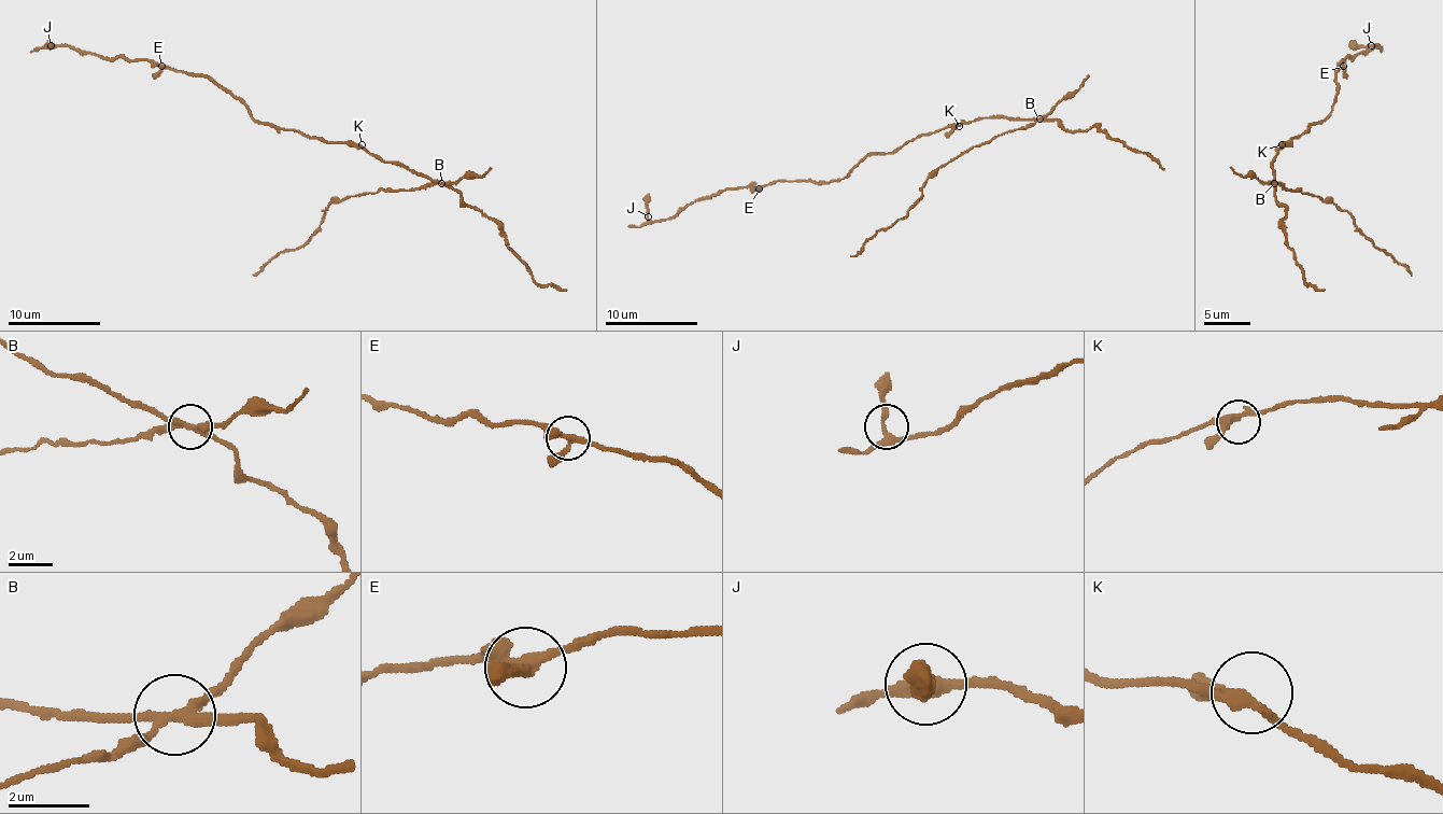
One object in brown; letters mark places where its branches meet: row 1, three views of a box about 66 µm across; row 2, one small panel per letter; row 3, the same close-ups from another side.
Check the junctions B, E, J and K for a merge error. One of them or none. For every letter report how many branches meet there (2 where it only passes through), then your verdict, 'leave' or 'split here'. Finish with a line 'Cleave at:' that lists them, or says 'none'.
B: branches 4; split here
E: branches 3; leave
J: branches 3; leave
K: branches 3; leave
Cleave at: B

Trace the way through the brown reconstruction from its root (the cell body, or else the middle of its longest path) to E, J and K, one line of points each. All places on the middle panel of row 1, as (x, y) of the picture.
E: (943, 128), (922, 134), (886, 154), (867, 154), (842, 179), (770, 181), (759, 188)
J: (943, 128), (886, 154), (867, 154), (842, 179), (724, 188), (685, 205), (674, 216), (658, 221), (648, 216)
K: (943, 128), (959, 126)

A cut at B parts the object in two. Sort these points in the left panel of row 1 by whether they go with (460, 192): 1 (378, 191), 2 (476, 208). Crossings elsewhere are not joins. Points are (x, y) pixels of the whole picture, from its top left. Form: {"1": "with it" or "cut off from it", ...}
{"1": "cut off from it", "2": "with it"}

